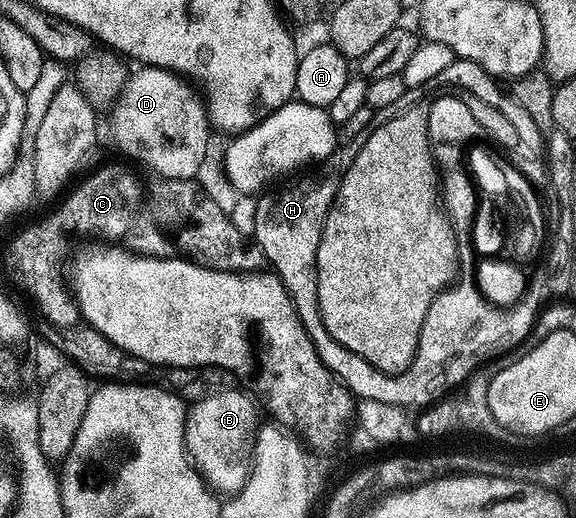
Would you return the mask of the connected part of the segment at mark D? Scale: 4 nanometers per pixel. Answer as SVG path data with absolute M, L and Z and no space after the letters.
M143 66L128 77L118 96L118 106L119 131L115 142L121 153L136 158L159 178L196 177L207 158L209 119L200 95L180 75L156 66Z

